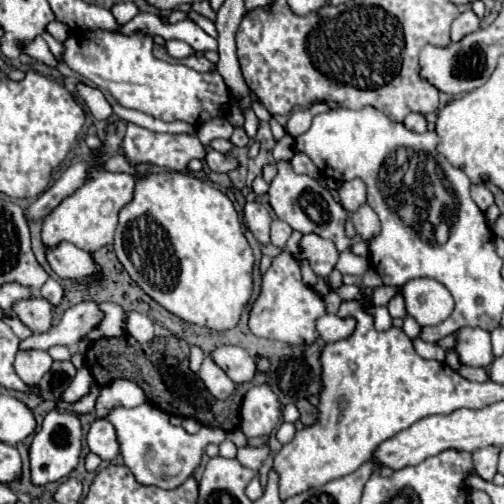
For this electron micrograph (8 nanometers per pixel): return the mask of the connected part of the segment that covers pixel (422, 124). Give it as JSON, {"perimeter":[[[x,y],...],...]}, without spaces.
{"perimeter":[[[408,114],[408,116],[404,118],[404,126],[406,126],[408,130],[412,130],[412,132],[422,134],[422,132],[426,130],[426,120],[424,120],[422,114]]]}

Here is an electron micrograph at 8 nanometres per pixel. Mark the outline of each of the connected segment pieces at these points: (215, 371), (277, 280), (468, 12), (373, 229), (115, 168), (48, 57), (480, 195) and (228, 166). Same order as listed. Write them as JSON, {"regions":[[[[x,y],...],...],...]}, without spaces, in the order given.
{"regions":[[[[208,356],[204,358],[204,364],[202,364],[202,370],[198,376],[206,384],[206,388],[212,392],[212,396],[216,396],[218,400],[228,398],[236,388],[236,384],[232,384],[232,380],[226,376],[226,372],[222,368],[218,368]]],[[[280,252],[264,272],[262,292],[250,312],[250,330],[260,338],[280,340],[286,344],[312,344],[318,338],[316,320],[326,314],[326,302],[314,288],[302,282],[298,260],[290,252]]],[[[466,8],[452,24],[452,40],[458,42],[462,36],[472,34],[480,28],[480,18],[472,12],[472,8]]],[[[364,204],[360,206],[354,214],[352,214],[352,222],[354,222],[354,228],[356,232],[362,236],[364,242],[370,242],[372,236],[376,236],[380,232],[380,220],[376,216],[376,212]]],[[[120,154],[112,156],[110,160],[106,160],[104,168],[106,168],[106,170],[110,170],[110,172],[136,172],[136,170],[126,162],[126,158],[124,158],[124,156],[120,156]]],[[[36,36],[36,38],[34,38],[32,42],[28,42],[28,44],[20,44],[20,50],[22,50],[24,54],[28,54],[30,58],[34,58],[34,60],[38,60],[38,62],[50,66],[50,68],[56,68],[56,66],[58,66],[56,56],[50,52],[50,48],[48,48],[48,44],[46,44],[46,40],[44,40],[42,36]]],[[[484,184],[472,186],[472,198],[474,198],[476,206],[478,206],[482,212],[486,212],[486,210],[488,210],[488,206],[492,206],[492,204],[494,204],[494,196],[492,196],[492,192],[490,192]]],[[[206,146],[206,158],[204,158],[204,162],[206,162],[208,168],[214,170],[214,172],[228,172],[228,170],[232,170],[234,164],[236,164],[230,156],[220,154],[220,152],[216,152],[216,150],[210,148],[210,146]]]]}

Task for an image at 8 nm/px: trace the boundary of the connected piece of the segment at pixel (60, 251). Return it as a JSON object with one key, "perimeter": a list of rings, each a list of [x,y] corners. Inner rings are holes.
{"perimeter":[[[60,242],[54,248],[46,248],[46,260],[60,278],[68,280],[88,282],[94,272],[100,272],[100,266],[94,264],[92,256],[86,250],[80,250],[68,242]]]}

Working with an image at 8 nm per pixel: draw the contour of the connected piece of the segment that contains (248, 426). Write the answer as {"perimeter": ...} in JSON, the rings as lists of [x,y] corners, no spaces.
{"perimeter":[[[268,384],[252,386],[240,406],[240,430],[246,438],[270,436],[280,420],[280,400]]]}

